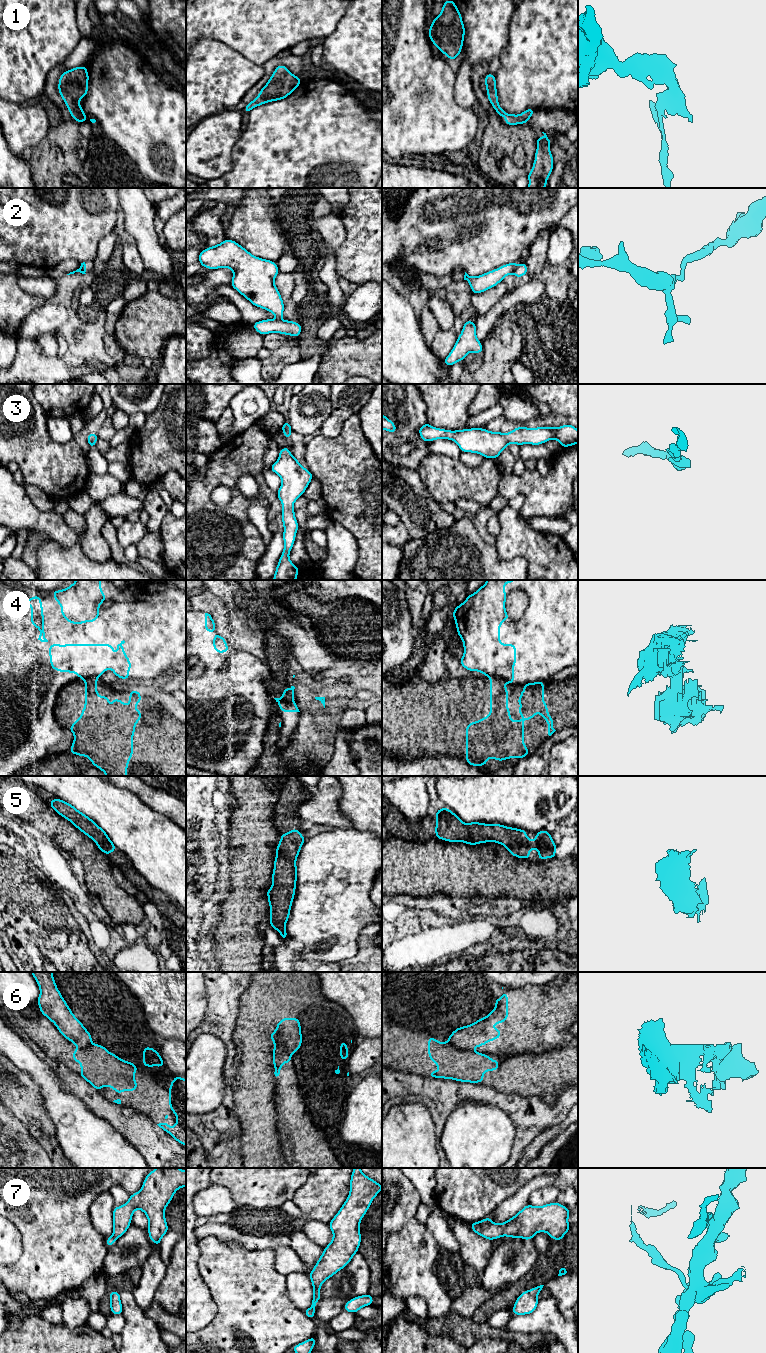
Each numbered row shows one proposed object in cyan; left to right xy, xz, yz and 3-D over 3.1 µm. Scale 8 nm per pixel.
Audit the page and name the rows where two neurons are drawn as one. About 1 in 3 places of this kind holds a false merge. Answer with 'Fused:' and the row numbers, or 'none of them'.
Fused: 2, 4, 6, 7

